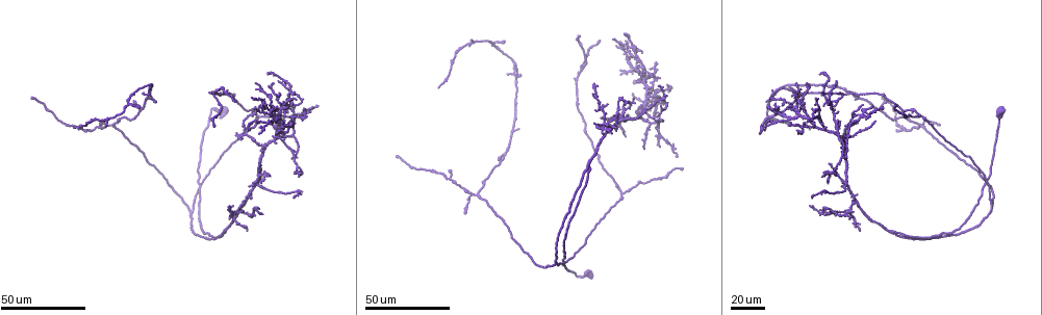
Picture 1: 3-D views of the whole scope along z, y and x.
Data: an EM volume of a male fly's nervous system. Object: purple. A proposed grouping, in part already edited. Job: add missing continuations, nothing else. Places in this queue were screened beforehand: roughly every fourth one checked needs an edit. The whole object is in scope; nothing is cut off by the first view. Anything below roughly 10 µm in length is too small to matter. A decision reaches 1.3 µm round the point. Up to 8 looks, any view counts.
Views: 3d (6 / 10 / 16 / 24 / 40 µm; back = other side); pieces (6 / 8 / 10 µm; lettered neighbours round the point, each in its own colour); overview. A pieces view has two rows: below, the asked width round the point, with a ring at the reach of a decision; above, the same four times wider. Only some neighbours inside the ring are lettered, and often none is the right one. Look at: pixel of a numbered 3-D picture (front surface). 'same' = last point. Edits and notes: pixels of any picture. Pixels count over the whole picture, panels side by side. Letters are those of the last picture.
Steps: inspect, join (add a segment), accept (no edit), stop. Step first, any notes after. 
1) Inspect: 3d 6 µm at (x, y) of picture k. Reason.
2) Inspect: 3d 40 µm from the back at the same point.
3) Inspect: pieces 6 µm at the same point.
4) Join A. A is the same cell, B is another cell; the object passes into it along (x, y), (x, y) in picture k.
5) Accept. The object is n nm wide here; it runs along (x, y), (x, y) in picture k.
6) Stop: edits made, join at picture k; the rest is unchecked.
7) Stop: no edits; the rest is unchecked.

Inspect: 3d 24 µm at (911, 112) of picture 1. An open end.

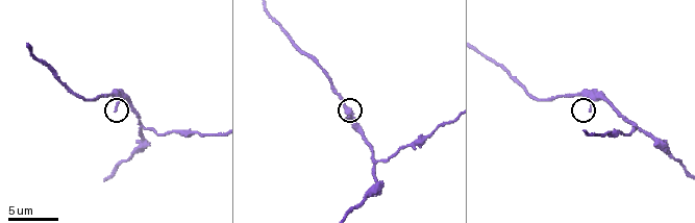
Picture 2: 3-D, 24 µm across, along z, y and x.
Inspect: 3d 10 µm at (117, 111) of picture 2.

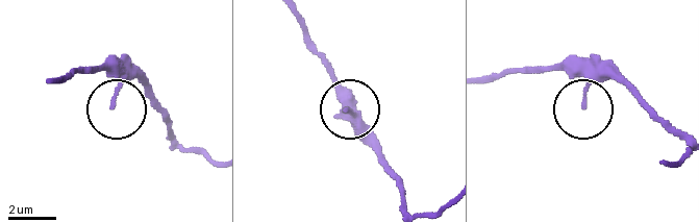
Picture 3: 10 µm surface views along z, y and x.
Inspect: pieces 10 µm at (115, 104) of picture 3.

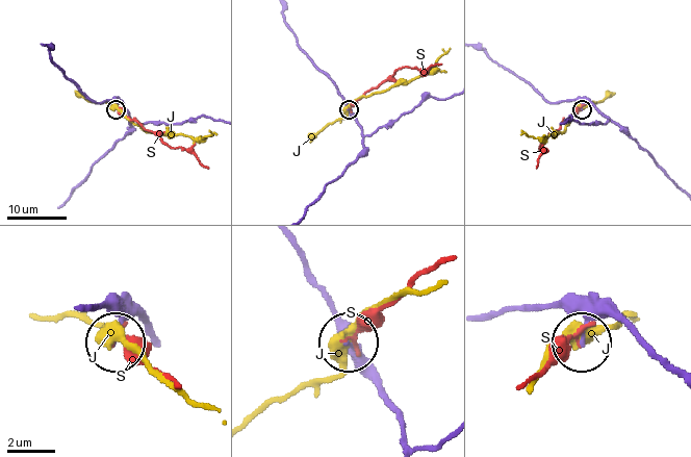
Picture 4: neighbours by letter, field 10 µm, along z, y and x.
Accept. The object is 150 nm wide here; J and S are other cells; it runs along (662, 170), (591, 104), (585, 103), (581, 108) in picture 4; none of them fits.

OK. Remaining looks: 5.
Inspect: 3d 24 µm at (508, 73) of picture 1. Free end.

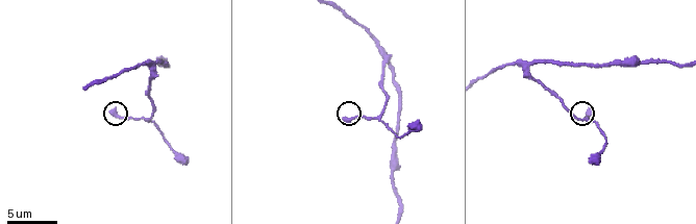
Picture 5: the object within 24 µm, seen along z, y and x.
Inspect: pieces 10 µm at (345, 121) of picture 5.

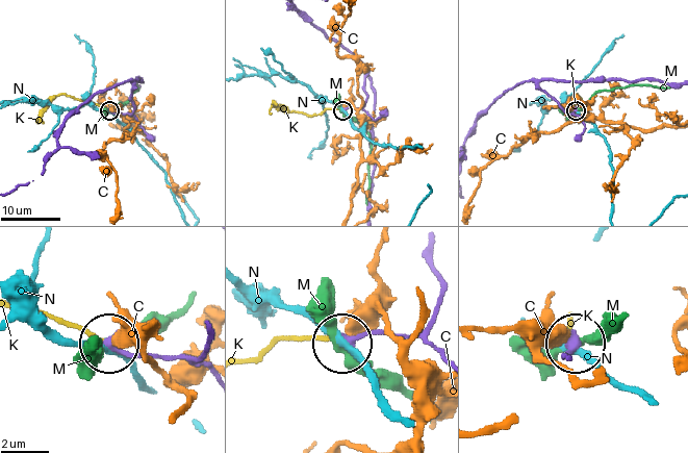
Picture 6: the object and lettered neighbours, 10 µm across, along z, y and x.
Join K. K is the same cell, C, M and N are other cells; the neuron continues.

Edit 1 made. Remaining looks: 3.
Inspect: 3d 40 µm at (255, 85) of picture 1. An open end.

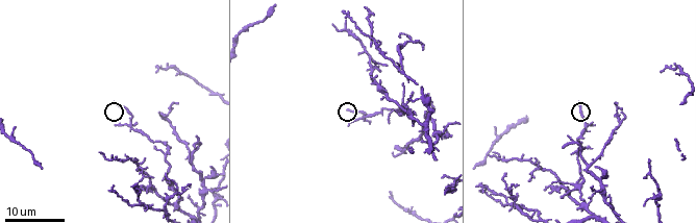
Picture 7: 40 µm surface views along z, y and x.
Inspect: pieces 10 µm at (114, 102) of picture 7.

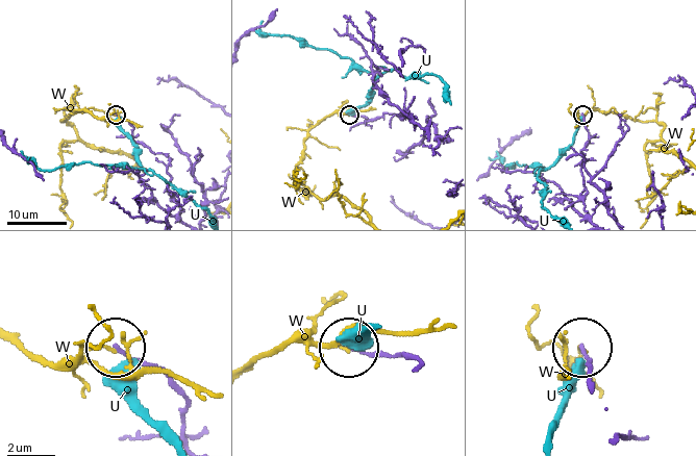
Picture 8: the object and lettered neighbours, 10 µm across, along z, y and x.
Accept. U and W are other cells; none of them fits.

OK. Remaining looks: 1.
Stop: edits made, join at picture 6; the rest is unchecked.

